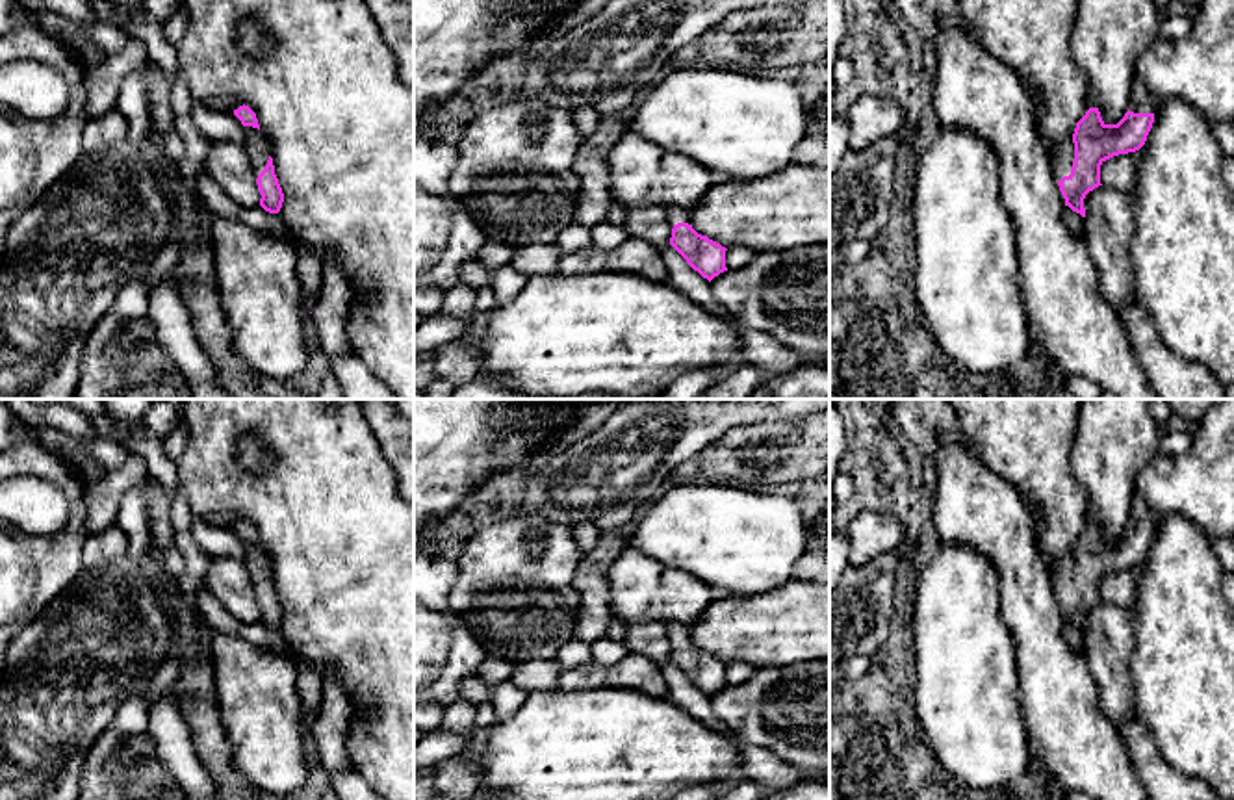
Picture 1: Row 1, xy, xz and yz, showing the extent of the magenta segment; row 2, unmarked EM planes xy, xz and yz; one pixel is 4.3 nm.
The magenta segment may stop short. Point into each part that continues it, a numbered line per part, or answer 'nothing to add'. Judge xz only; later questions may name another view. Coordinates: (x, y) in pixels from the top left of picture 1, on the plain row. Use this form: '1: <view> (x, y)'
1: xz (674, 630)

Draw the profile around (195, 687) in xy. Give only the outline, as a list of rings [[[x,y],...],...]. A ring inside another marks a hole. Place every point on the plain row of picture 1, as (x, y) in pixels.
[[[147,477],[150,544],[147,557],[169,577],[167,596],[176,614],[180,674],[173,685],[180,713],[187,722],[200,763],[213,780],[219,800],[256,800],[251,785],[232,761],[232,746],[225,735],[217,700],[210,644],[199,639],[199,614],[180,594],[176,577],[163,568],[165,553],[176,546],[171,527],[171,499],[161,483]]]

